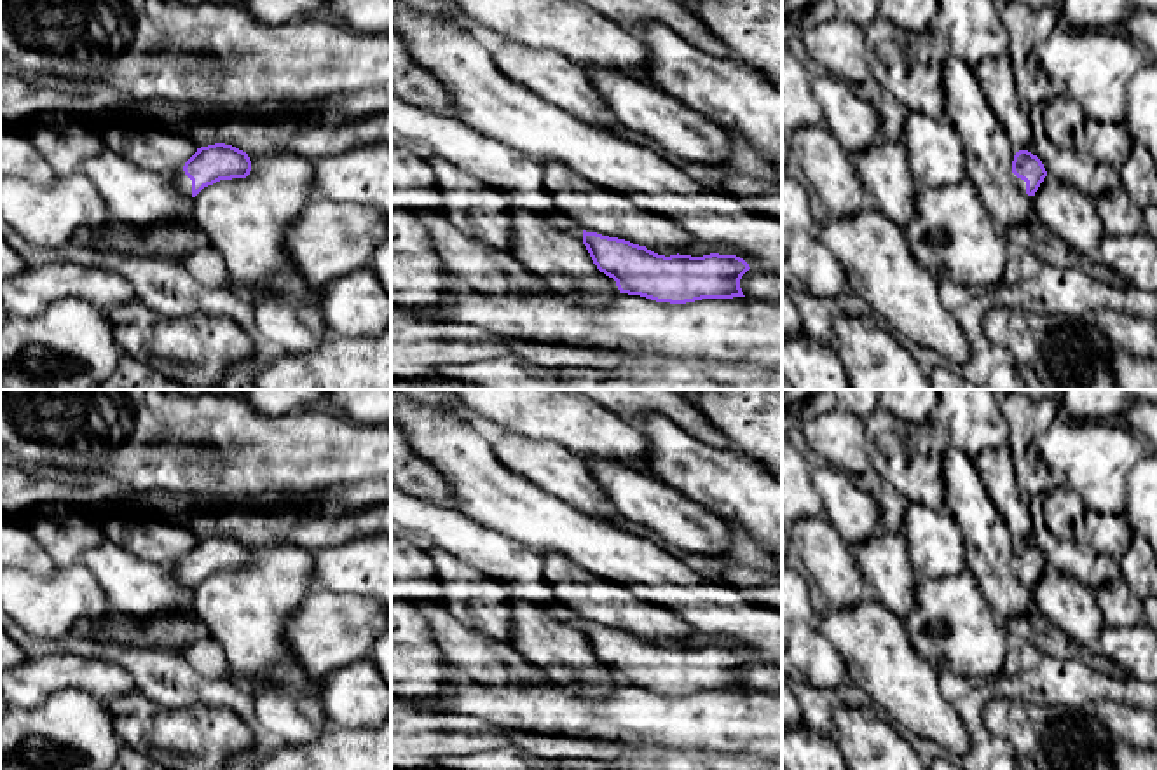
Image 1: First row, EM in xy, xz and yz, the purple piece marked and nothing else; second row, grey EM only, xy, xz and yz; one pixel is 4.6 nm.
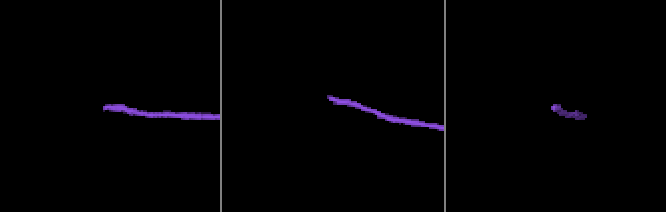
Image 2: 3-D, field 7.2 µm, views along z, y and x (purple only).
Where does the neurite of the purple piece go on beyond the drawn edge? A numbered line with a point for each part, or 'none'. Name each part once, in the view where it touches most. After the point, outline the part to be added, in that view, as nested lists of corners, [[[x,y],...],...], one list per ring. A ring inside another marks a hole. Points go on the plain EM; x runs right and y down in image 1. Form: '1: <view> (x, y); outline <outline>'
1: xy (182, 573); outline [[[183,559],[173,564],[175,580],[185,592],[192,592],[192,571],[185,566]]]

